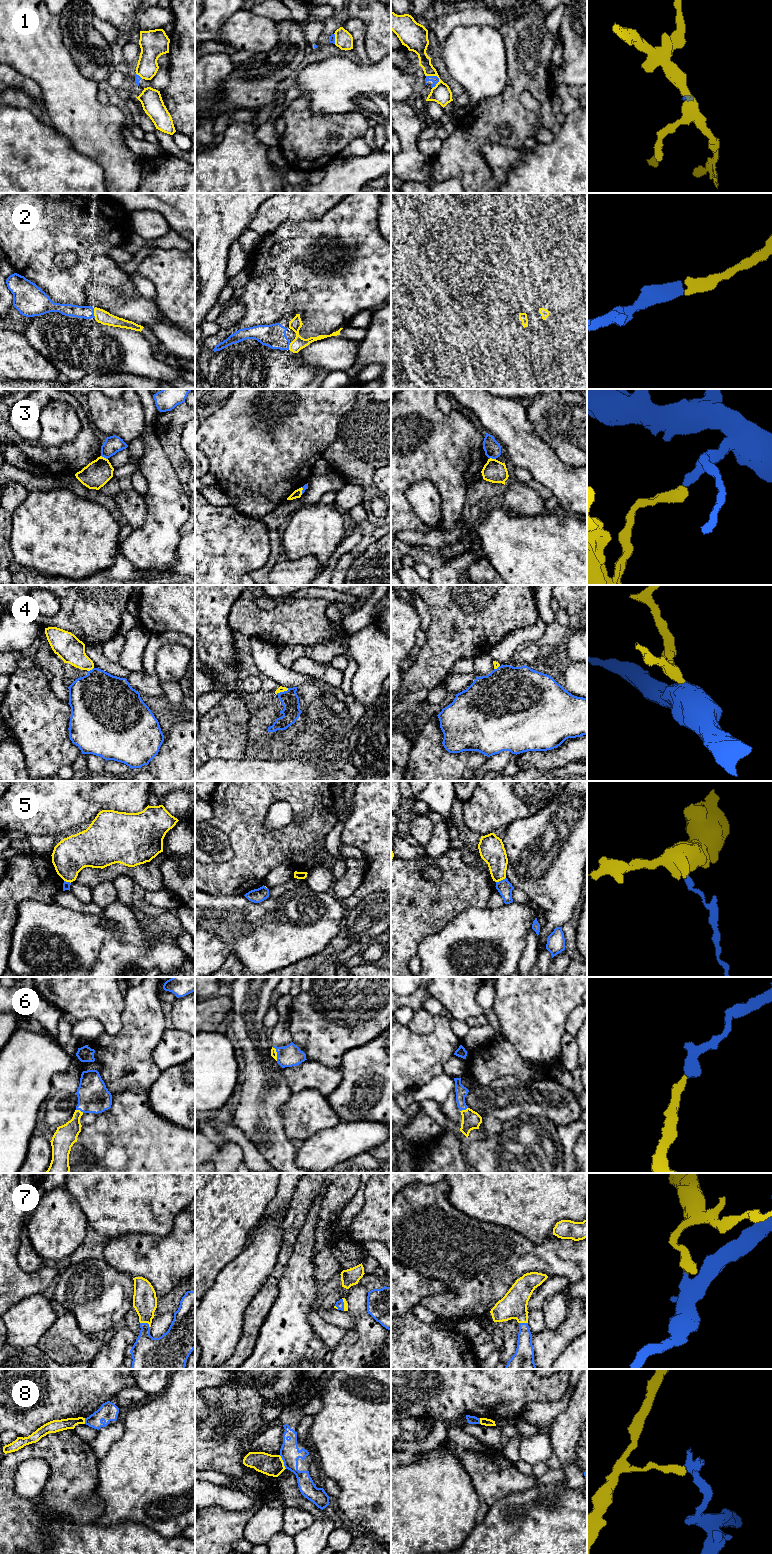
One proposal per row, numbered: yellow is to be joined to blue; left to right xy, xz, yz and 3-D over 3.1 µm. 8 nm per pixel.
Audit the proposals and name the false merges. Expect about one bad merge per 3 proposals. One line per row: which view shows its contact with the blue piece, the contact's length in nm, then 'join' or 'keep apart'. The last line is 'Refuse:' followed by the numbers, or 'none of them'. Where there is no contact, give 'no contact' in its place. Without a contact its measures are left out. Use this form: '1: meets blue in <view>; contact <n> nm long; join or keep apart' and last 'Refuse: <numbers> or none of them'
1: meets blue in yz; contact 120 nm long; keep apart
2: meets blue in xy; contact 70 nm long; join
3: meets blue in xy; contact 70 nm long; keep apart
4: meets blue in xy; contact 60 nm long; keep apart
5: meets blue in yz; contact 90 nm long; keep apart
6: meets blue in yz; contact 70 nm long; join
7: meets blue in xy; contact 90 nm long; join
8: meets blue in xz; contact 130 nm long; keep apart
Refuse: 1, 3, 4, 5, 8

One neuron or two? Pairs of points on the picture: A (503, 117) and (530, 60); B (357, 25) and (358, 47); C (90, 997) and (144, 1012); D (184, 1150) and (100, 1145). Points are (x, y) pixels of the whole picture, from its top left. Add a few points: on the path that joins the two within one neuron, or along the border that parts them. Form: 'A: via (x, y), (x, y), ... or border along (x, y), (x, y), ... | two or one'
A: via (508, 103), (514, 88), (525, 74) | one
B: via (358, 30), (358, 42) | one
C: border along (124, 997), (120, 1029) | two
D: via (163, 1150), (158, 1150), (147, 1139), (121, 1139) | one

